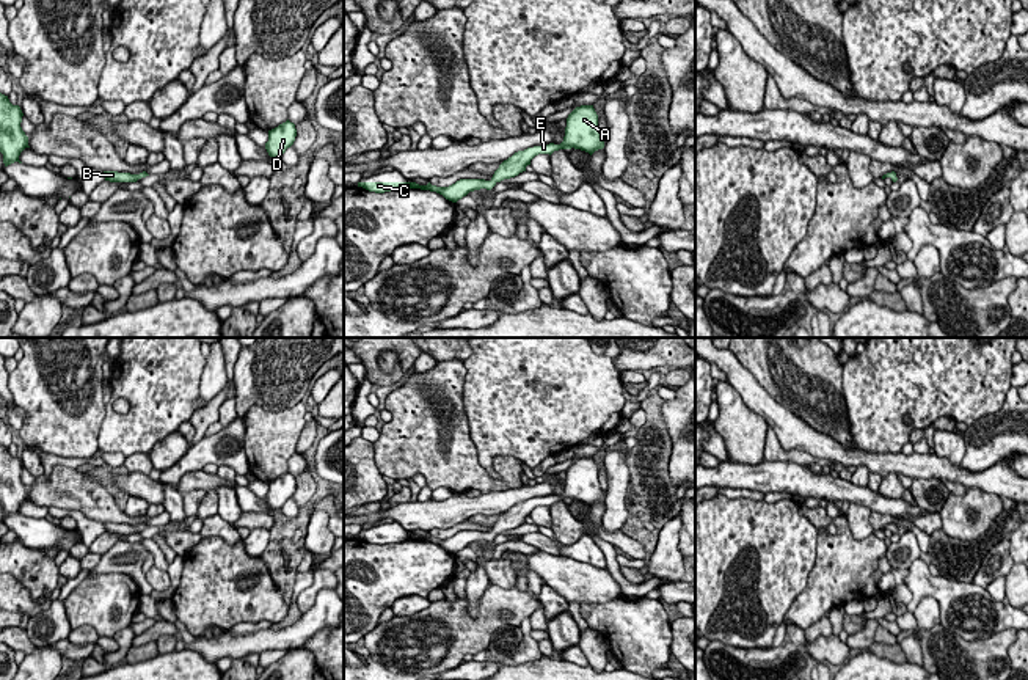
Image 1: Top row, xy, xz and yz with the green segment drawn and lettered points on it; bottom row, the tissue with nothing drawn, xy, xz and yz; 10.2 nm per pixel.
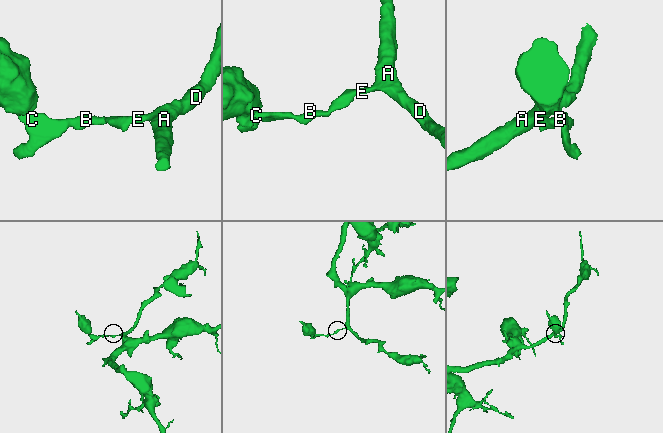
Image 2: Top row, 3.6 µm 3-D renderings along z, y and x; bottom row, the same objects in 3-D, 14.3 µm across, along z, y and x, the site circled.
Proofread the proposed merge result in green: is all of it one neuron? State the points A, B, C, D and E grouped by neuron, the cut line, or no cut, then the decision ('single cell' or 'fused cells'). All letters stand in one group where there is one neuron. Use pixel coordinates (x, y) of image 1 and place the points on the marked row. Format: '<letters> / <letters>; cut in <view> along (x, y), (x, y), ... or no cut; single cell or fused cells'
A B C D E; no cut; single cell

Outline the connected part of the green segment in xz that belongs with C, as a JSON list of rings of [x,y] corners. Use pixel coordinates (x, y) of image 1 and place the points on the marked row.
[[[593,105],[576,107],[567,118],[565,137],[560,144],[541,144],[527,148],[524,151],[515,152],[512,157],[504,160],[499,168],[494,171],[490,181],[485,179],[460,179],[449,187],[436,187],[430,182],[427,185],[419,185],[416,182],[358,182],[358,187],[363,187],[369,192],[385,193],[385,192],[399,192],[403,188],[421,188],[430,190],[443,195],[446,199],[457,203],[469,192],[487,188],[491,190],[498,182],[510,179],[526,171],[526,166],[530,165],[530,160],[538,154],[552,154],[559,149],[581,149],[590,155],[604,148],[598,129],[598,115]]]

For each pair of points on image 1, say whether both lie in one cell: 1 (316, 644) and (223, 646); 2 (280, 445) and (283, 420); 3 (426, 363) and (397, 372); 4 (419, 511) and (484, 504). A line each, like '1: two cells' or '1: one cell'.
1: two cells
2: one cell
3: two cells
4: one cell

